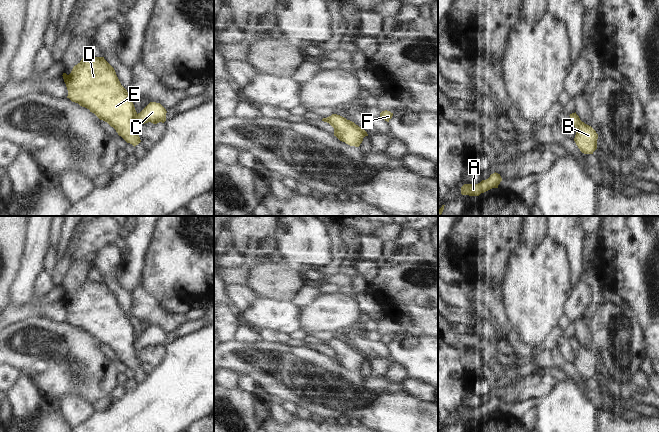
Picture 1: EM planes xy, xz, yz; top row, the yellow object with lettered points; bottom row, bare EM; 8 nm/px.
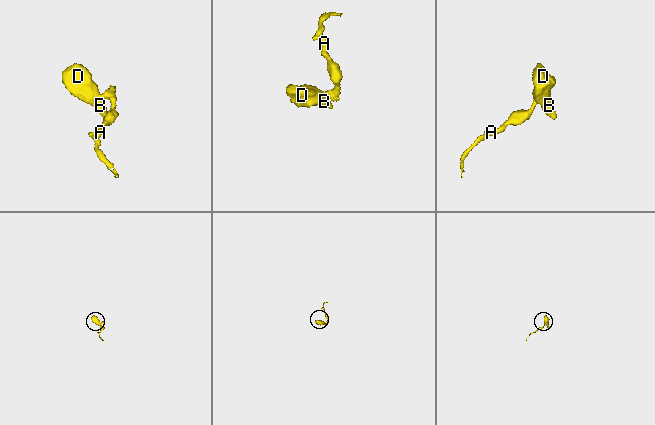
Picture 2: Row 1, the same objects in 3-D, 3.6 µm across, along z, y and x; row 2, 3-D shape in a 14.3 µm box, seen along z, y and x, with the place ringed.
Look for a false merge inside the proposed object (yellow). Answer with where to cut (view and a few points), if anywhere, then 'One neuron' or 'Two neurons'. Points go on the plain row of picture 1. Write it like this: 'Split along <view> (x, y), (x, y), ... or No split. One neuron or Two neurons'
Split along xy (136, 338), (135, 345), (138, 351). Two neurons.

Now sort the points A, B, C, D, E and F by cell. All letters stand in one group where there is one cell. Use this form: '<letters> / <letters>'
A C F / B D E

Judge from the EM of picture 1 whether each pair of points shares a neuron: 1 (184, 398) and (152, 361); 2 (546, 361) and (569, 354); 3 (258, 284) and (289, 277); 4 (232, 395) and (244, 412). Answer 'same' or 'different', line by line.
1: different
2: different
3: same
4: same

